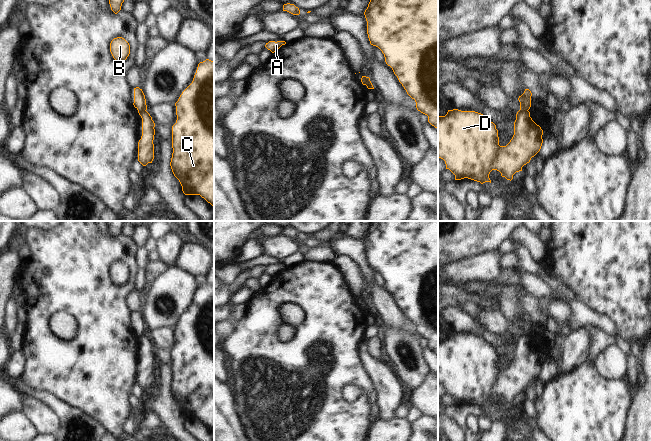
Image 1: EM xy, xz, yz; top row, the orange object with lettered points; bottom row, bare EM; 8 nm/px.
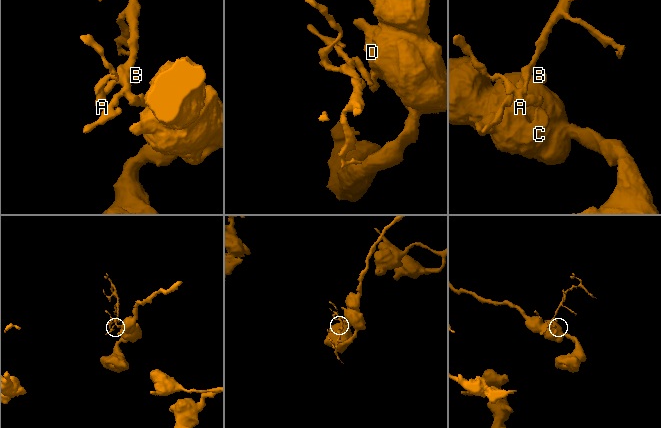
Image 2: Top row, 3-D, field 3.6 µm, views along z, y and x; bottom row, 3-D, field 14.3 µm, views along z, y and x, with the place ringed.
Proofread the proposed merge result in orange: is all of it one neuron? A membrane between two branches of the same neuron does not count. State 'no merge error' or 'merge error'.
merge error

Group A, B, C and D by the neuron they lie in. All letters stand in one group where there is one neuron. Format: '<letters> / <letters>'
A B / C D

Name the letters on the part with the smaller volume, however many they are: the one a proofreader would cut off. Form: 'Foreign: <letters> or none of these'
Foreign: A, B

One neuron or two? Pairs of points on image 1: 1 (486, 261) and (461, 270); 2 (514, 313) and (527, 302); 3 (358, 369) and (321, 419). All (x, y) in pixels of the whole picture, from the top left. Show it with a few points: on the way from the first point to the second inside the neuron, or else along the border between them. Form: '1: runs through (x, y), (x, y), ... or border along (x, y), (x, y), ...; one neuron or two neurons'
1: runs through (480, 267), (475, 270), (467, 270); one neuron
2: border along (515, 287), (525, 312); two neurons
3: runs through (344, 378), (329, 393), (324, 405); one neuron

